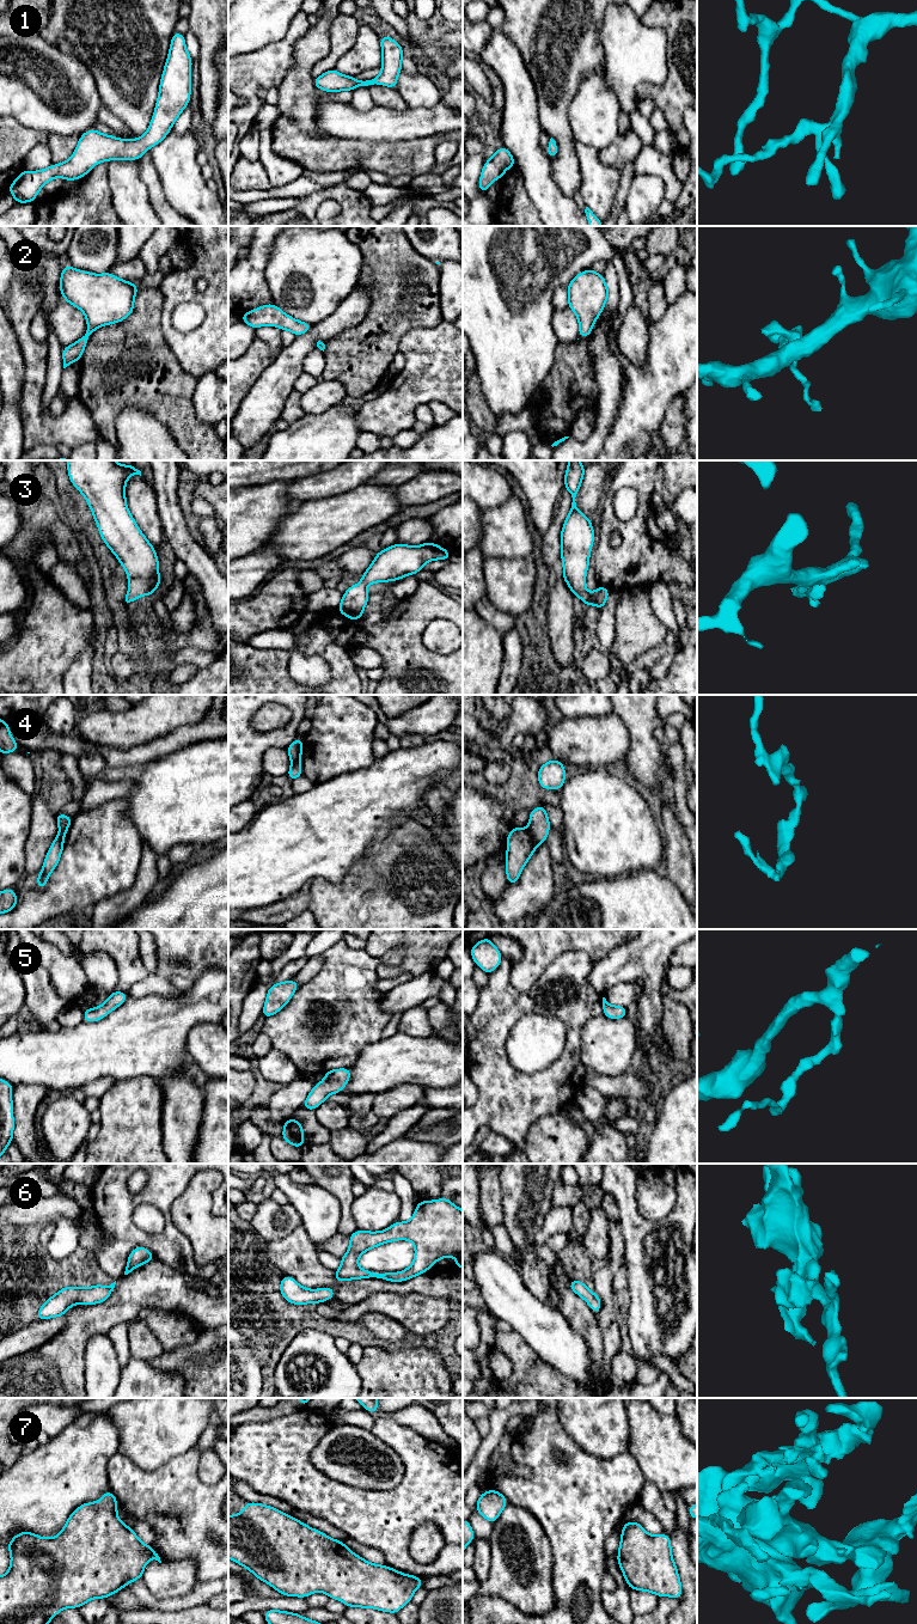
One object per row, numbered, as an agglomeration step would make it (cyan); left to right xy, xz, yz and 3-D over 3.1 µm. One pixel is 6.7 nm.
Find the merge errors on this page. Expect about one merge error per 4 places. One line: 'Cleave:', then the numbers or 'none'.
Cleave: 4

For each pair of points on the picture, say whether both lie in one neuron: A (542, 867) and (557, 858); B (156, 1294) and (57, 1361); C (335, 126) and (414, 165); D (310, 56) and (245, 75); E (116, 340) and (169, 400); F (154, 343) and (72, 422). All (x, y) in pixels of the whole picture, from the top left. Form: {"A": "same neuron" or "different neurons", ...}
{"A": "different neurons", "B": "same neuron", "C": "different neurons", "D": "different neurons", "E": "same neuron", "F": "different neurons"}

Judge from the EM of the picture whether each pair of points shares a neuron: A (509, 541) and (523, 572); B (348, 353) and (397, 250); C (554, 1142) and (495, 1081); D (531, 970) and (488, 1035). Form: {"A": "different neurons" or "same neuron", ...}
{"A": "different neurons", "B": "same neuron", "C": "different neurons", "D": "different neurons"}

